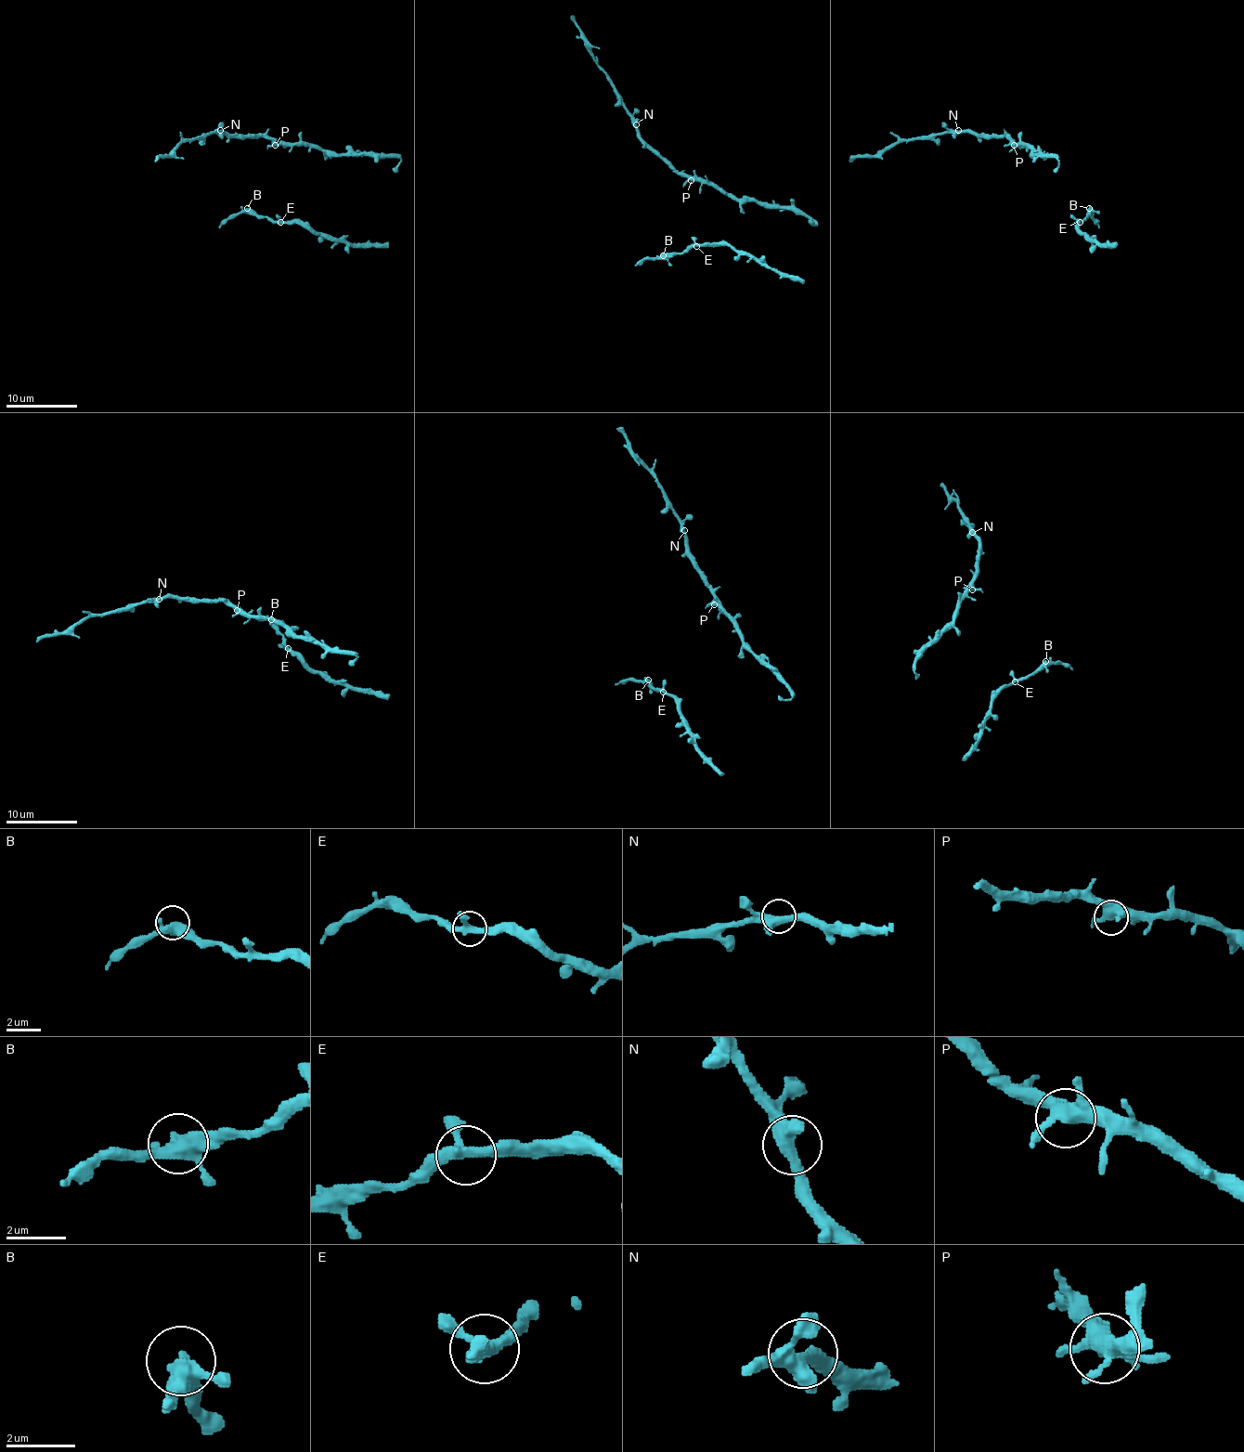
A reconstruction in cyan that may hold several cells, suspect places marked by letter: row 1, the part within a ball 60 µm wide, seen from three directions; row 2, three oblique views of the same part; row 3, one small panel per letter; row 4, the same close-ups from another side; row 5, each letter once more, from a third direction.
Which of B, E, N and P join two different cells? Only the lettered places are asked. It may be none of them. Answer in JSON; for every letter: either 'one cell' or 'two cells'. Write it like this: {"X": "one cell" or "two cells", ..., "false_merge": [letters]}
{"B": "one cell", "E": "one cell", "N": "one cell", "P": "one cell", "false_merge": []}

